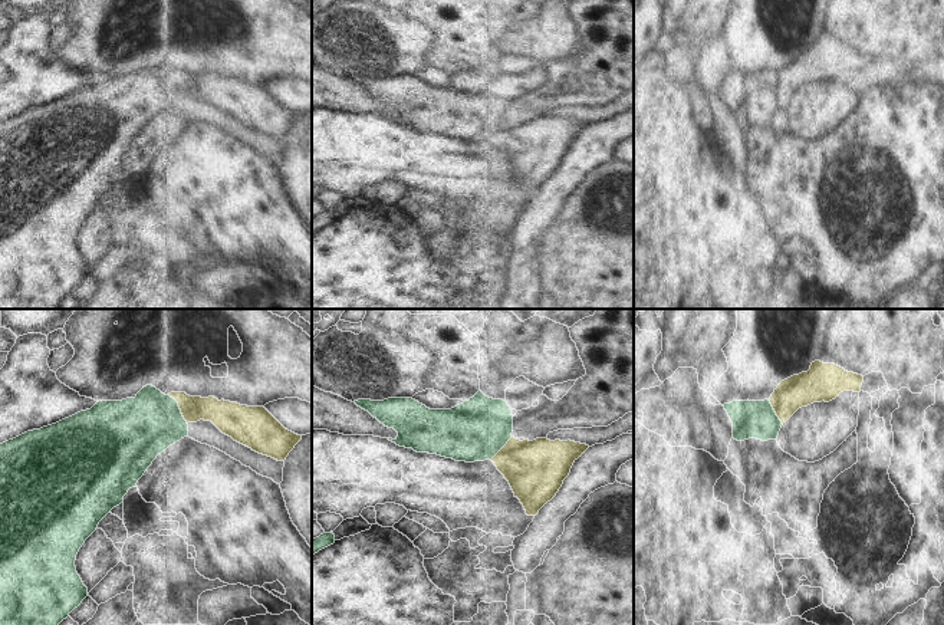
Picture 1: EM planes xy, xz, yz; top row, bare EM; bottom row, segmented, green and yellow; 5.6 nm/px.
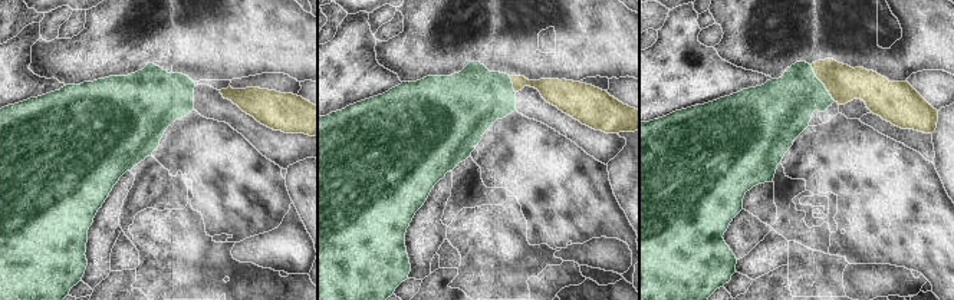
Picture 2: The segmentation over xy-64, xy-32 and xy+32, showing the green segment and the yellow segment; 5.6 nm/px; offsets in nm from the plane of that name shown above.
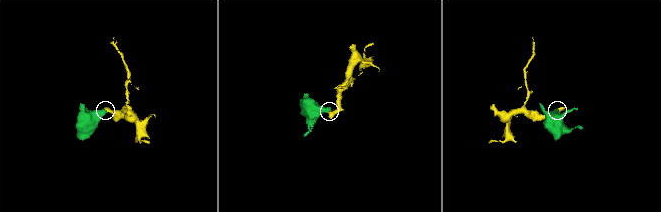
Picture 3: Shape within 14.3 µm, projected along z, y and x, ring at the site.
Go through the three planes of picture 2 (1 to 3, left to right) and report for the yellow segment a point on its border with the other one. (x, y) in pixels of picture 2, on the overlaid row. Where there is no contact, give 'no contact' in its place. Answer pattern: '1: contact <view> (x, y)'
1: contact xy-64 (194, 83)
2: contact xy-32 (512, 85)
3: contact xy+32 (822, 83)

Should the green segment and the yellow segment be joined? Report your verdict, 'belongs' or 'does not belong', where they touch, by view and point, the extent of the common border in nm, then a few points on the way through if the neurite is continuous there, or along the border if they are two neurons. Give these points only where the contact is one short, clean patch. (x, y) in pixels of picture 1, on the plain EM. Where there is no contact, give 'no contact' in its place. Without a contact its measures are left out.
does not belong; meets green in xy at (180, 88); contact 200 nm long; border along xy (168, 72), (177, 81), (187, 102)

